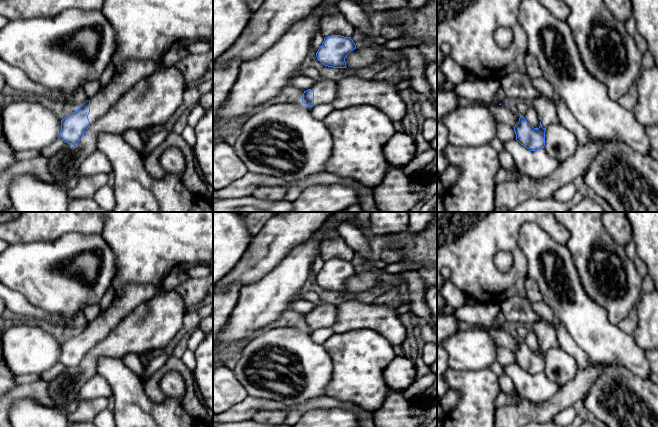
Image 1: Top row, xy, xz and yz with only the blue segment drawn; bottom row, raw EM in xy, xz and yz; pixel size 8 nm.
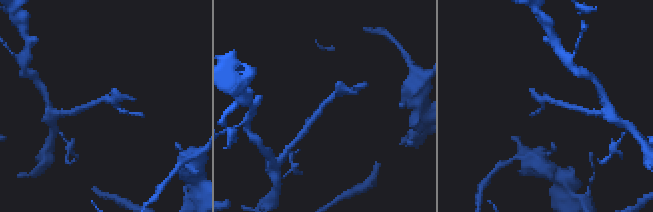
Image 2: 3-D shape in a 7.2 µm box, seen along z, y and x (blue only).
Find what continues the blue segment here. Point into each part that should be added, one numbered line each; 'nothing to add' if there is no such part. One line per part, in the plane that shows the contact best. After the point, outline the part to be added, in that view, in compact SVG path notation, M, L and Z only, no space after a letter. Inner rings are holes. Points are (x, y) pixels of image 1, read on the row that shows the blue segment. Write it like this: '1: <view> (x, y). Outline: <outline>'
1: xy (123, 80). Outline: M128 61L124 63L122 70L114 71L110 82L88 99L90 125L103 117L125 92L157 70L159 67L153 61Z

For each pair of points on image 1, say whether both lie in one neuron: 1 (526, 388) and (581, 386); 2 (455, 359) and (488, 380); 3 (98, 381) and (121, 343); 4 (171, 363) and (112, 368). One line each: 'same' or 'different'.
1: different
2: different
3: different
4: different

